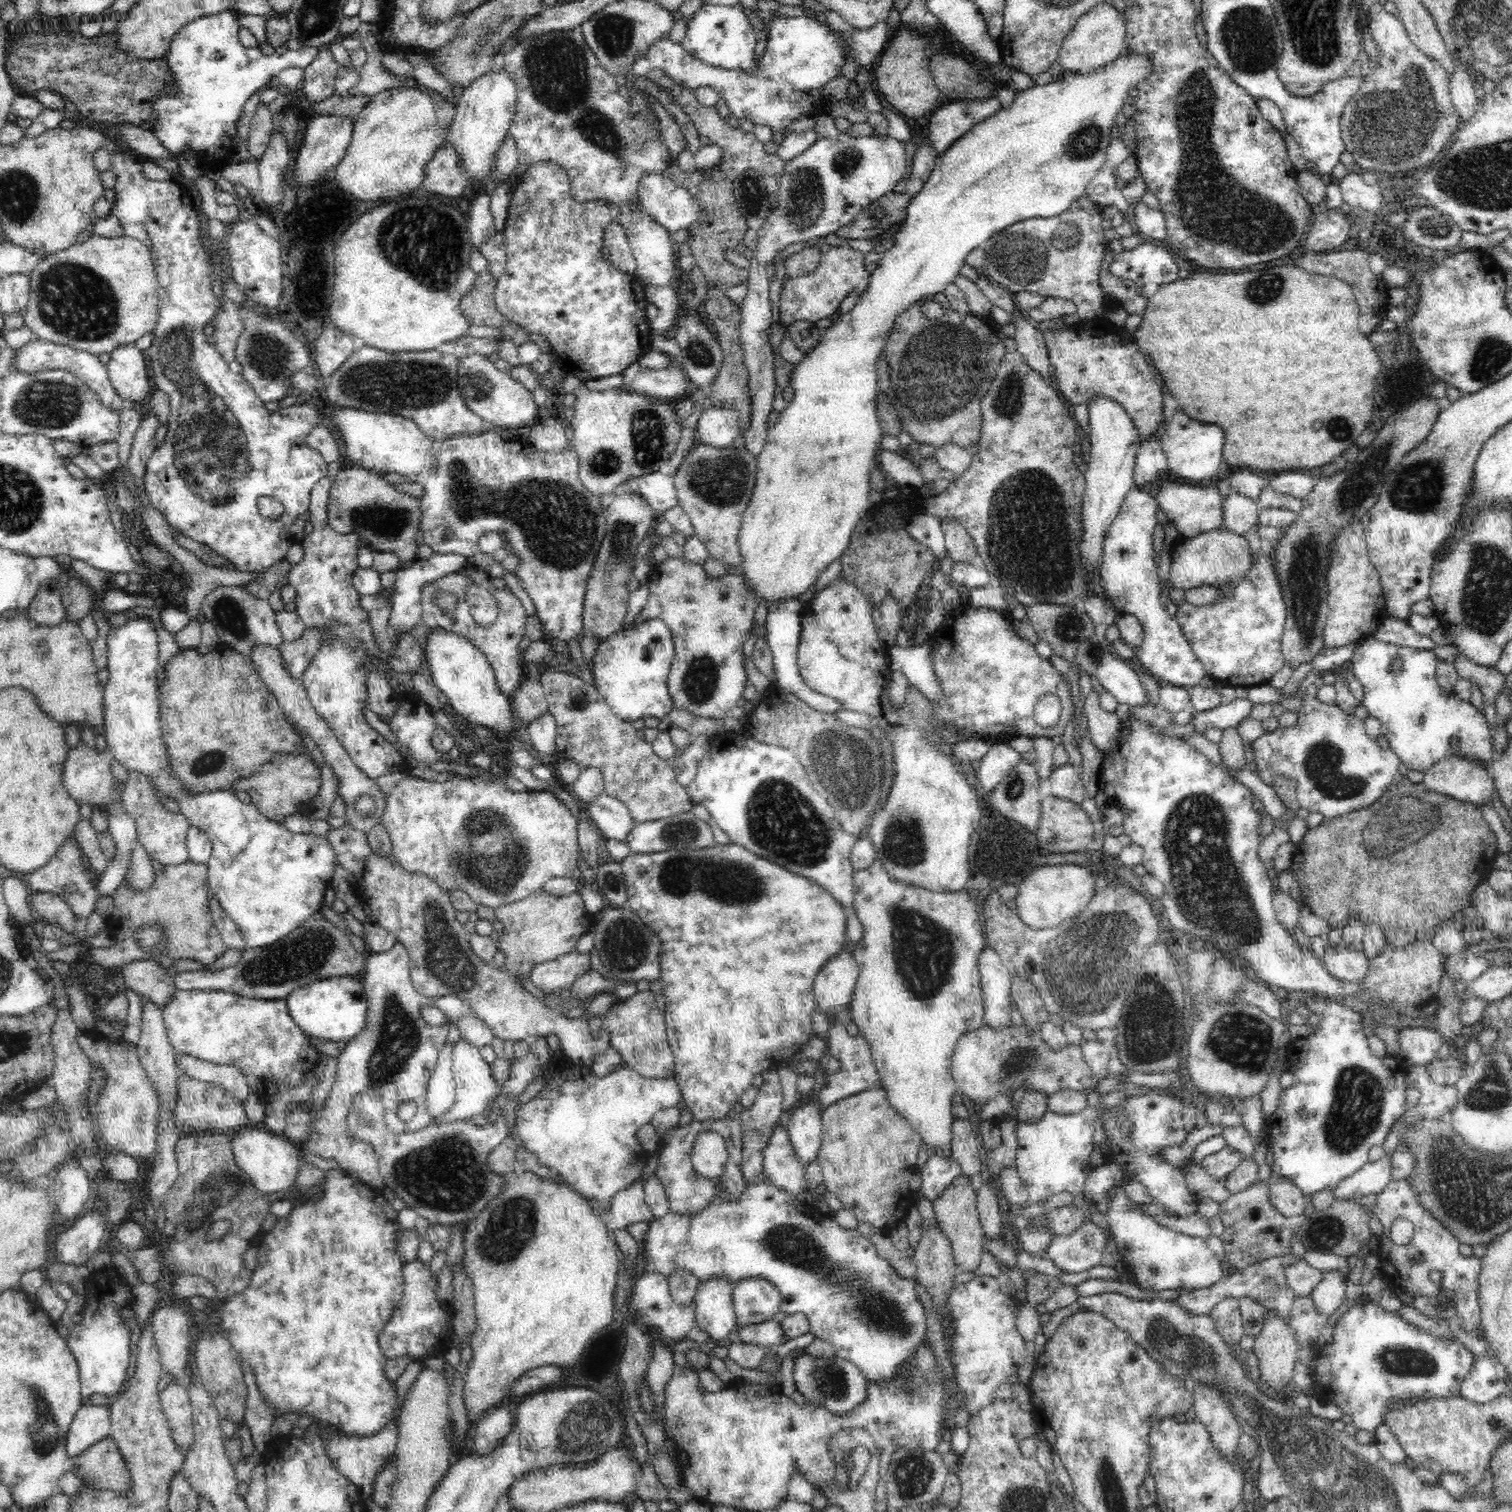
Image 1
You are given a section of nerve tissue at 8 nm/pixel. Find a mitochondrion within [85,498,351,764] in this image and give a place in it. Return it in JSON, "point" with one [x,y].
{"point":[229,614]}

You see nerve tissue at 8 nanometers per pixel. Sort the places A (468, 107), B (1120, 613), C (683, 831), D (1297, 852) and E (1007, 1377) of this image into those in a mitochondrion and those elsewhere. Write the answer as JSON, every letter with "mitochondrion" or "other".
{"A":"other","B":"other","C":"mitochondrion","D":"other","E":"other"}

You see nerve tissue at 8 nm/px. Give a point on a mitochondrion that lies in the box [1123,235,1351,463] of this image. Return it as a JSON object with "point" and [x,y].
{"point":[1274,279]}

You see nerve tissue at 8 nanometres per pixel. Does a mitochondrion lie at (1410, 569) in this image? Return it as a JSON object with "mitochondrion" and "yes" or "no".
{"mitochondrion":"no"}

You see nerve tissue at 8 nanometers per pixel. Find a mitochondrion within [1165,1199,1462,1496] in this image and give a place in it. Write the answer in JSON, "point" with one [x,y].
{"point":[1407,1361]}

